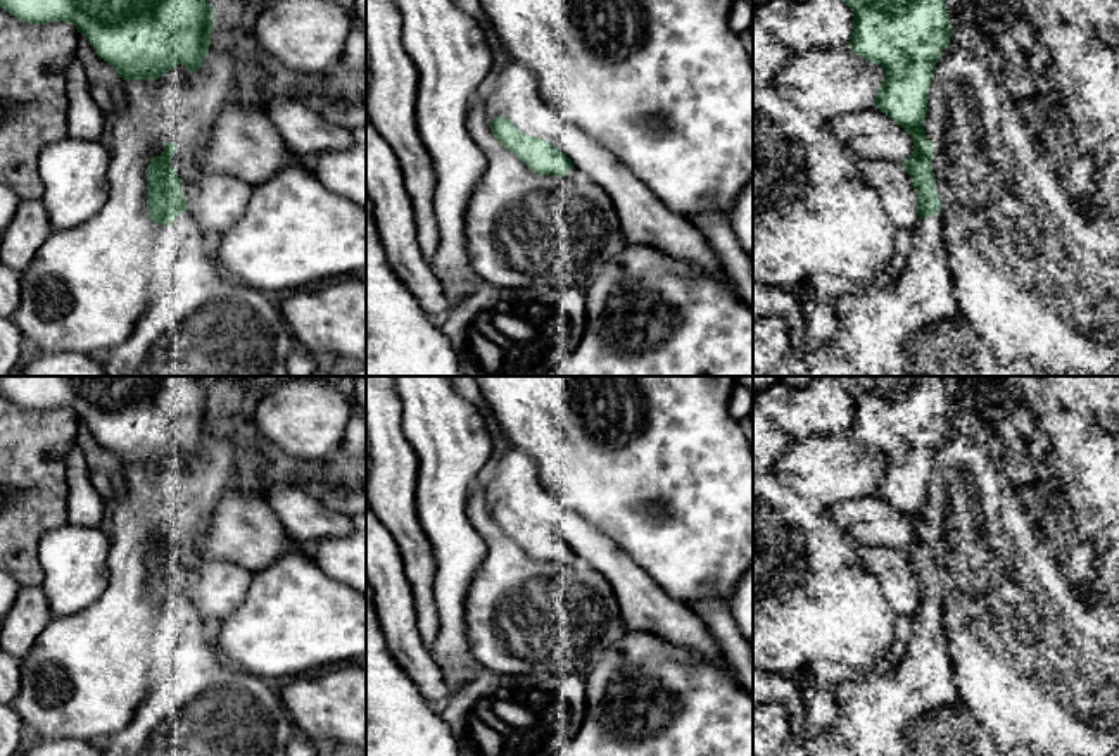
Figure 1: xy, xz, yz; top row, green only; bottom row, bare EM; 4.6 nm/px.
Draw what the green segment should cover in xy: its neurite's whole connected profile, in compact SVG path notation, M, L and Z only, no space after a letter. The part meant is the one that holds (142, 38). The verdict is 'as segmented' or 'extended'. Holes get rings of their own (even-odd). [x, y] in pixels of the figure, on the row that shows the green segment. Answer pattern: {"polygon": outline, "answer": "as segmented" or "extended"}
{"polygon": "M0 0L0 7L31 24L74 24L124 81L157 79L180 64L197 72L214 28L205 0Z", "answer": "as segmented"}

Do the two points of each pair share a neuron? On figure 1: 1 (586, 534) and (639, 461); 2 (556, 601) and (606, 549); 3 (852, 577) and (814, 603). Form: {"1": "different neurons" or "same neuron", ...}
{"1": "different neurons", "2": "different neurons", "3": "same neuron"}

